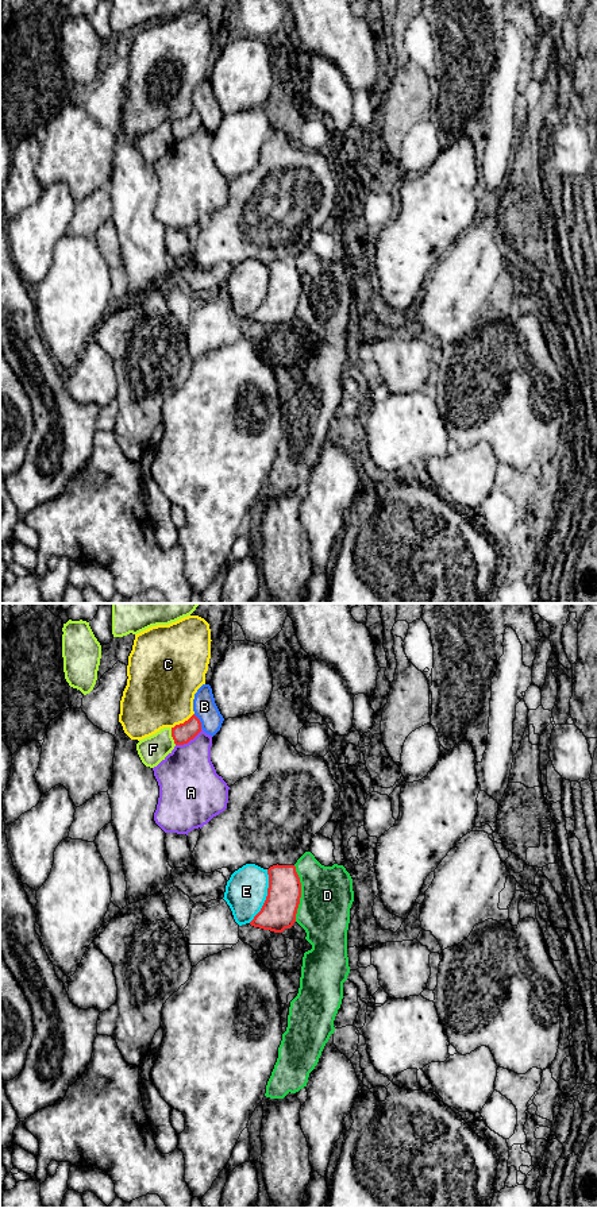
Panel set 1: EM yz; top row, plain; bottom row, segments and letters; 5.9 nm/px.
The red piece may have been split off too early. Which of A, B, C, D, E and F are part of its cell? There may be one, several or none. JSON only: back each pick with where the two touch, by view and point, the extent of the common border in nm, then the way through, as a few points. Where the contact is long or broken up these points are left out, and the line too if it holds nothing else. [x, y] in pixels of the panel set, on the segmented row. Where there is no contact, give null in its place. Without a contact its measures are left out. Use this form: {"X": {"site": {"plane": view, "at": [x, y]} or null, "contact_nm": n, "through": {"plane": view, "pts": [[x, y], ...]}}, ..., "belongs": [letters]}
{"belongs": []}

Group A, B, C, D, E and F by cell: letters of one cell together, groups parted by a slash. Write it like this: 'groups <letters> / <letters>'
groups A / B / C / D / E / F

